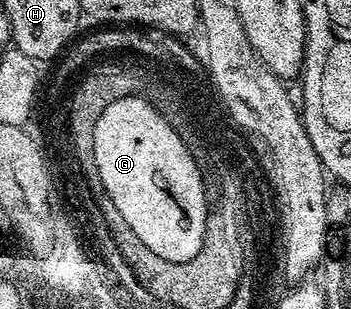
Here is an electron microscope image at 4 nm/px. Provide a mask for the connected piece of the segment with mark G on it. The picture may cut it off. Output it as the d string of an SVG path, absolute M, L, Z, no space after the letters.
M143 96L117 99L105 107L97 119L93 146L101 182L117 210L127 216L129 227L134 228L138 238L143 237L144 250L173 263L193 259L193 255L201 251L207 226L206 191L198 162L170 123Z

